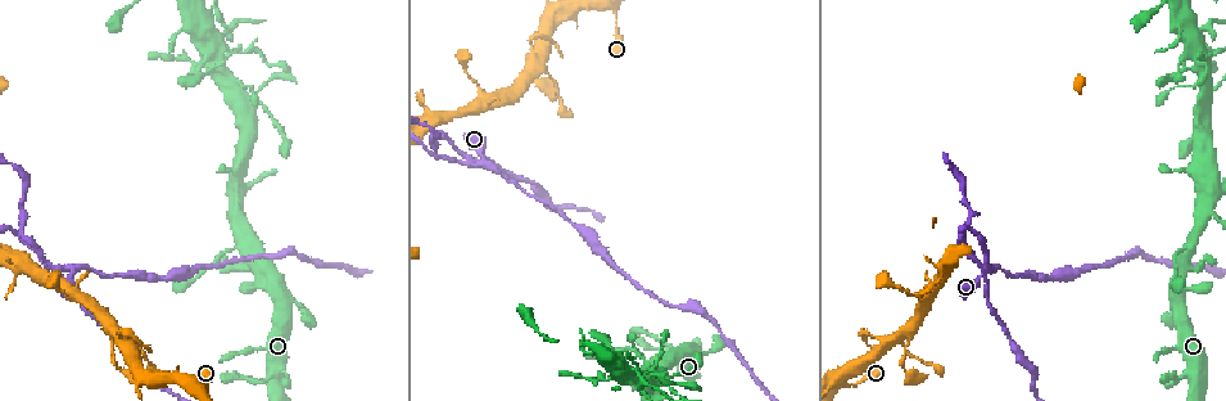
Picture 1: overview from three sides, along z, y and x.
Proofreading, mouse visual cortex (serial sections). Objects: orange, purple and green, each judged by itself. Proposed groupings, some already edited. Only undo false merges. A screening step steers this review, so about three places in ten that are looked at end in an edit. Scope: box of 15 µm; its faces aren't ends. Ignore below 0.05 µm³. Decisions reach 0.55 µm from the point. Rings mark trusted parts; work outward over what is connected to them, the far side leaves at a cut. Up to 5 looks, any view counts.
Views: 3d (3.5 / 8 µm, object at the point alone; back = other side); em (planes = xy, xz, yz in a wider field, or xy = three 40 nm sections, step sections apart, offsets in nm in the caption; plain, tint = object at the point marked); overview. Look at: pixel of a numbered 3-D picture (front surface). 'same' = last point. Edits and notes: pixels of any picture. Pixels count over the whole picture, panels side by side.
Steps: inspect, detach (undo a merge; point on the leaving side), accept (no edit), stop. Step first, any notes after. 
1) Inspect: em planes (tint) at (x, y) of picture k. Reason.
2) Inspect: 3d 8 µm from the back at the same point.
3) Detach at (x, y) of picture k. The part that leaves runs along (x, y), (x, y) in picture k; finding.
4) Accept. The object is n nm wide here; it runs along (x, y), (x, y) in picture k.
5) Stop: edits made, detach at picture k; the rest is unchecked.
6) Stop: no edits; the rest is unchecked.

Inspect: 3d 8 µm at (989, 268) of picture 1. Arms run side by side.

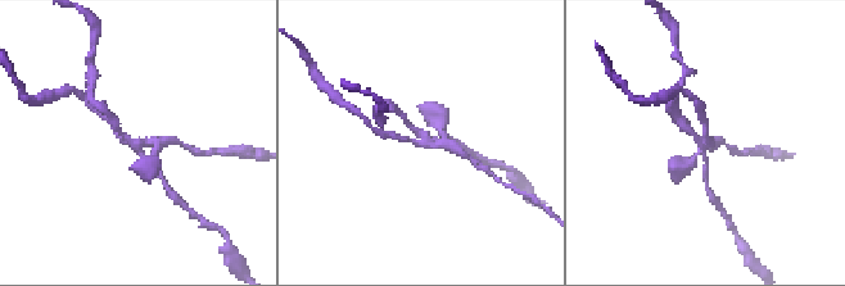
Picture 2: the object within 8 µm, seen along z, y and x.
Inspect: em xy step 2 (tint) at (425, 143) of picture 2. 4 arms meet here; the arms are 200, 200, 200, 200 nm wide.

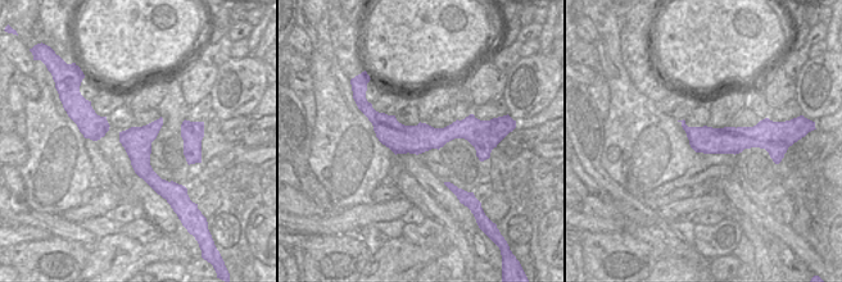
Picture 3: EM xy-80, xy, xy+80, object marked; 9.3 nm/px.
Detach at (686, 127) of picture 2. The part that leaves runs along (705, 145), (708, 189) in picture 2; a second cell is stuck on.

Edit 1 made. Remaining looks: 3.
Inspect: 3d 3.5 µm at (1203, 109) of picture 1. Sharp bend.

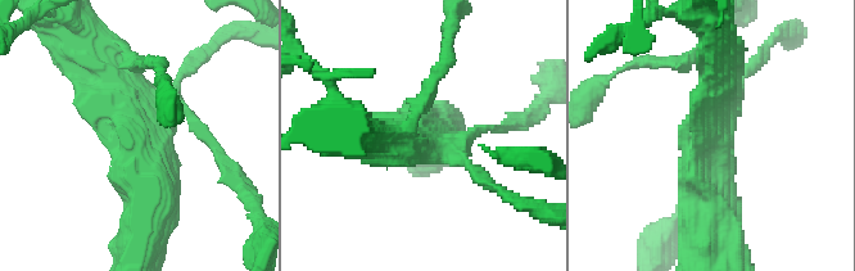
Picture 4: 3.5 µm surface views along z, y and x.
Inspect: em planes (tint) at (142, 139) of picture 4. 4 arms meet here; the arms are 150, 200, 500, 600 nm wide; need the tissue.

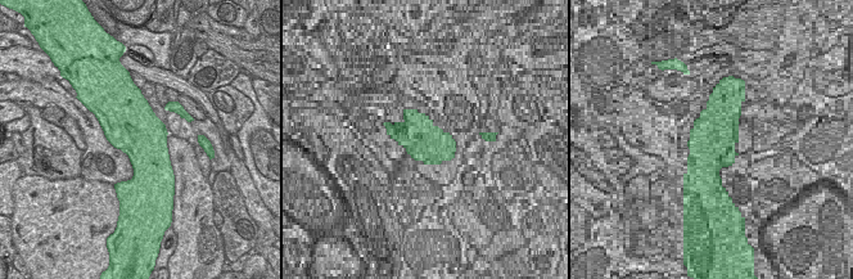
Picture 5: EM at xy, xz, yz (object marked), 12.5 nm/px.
Accept. Continuous, no second cell.

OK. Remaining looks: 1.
Stop: edits made, detach at picture 2; the rest is unchecked.

